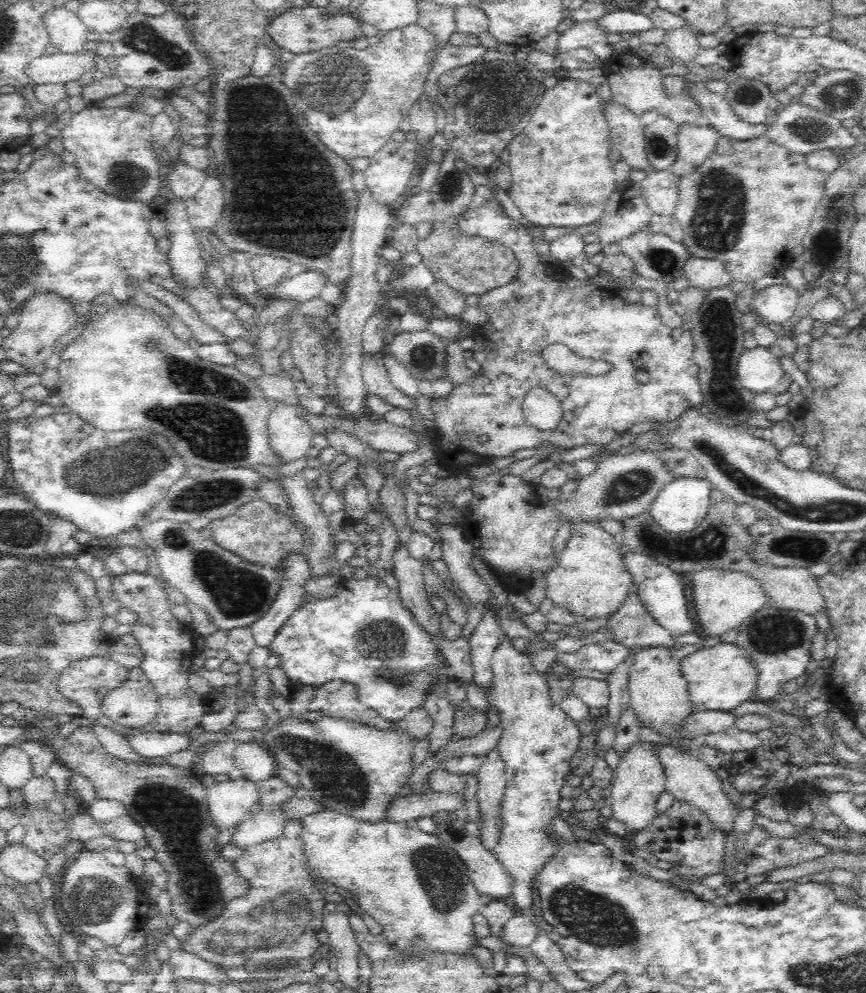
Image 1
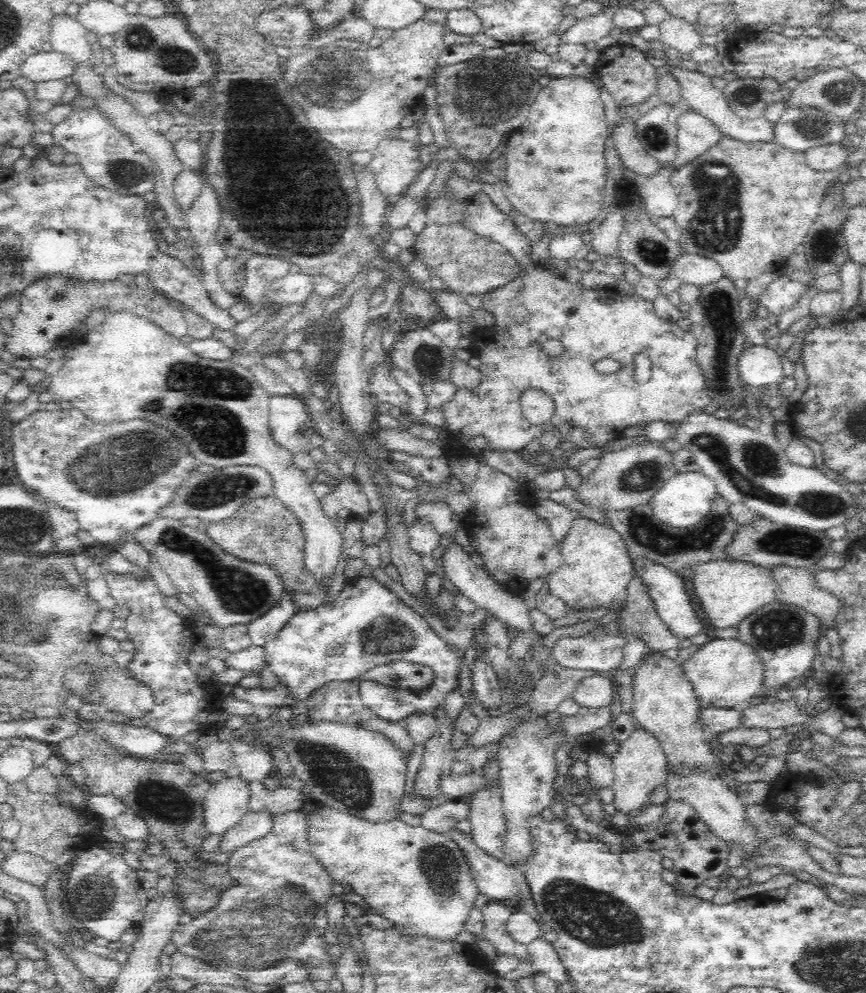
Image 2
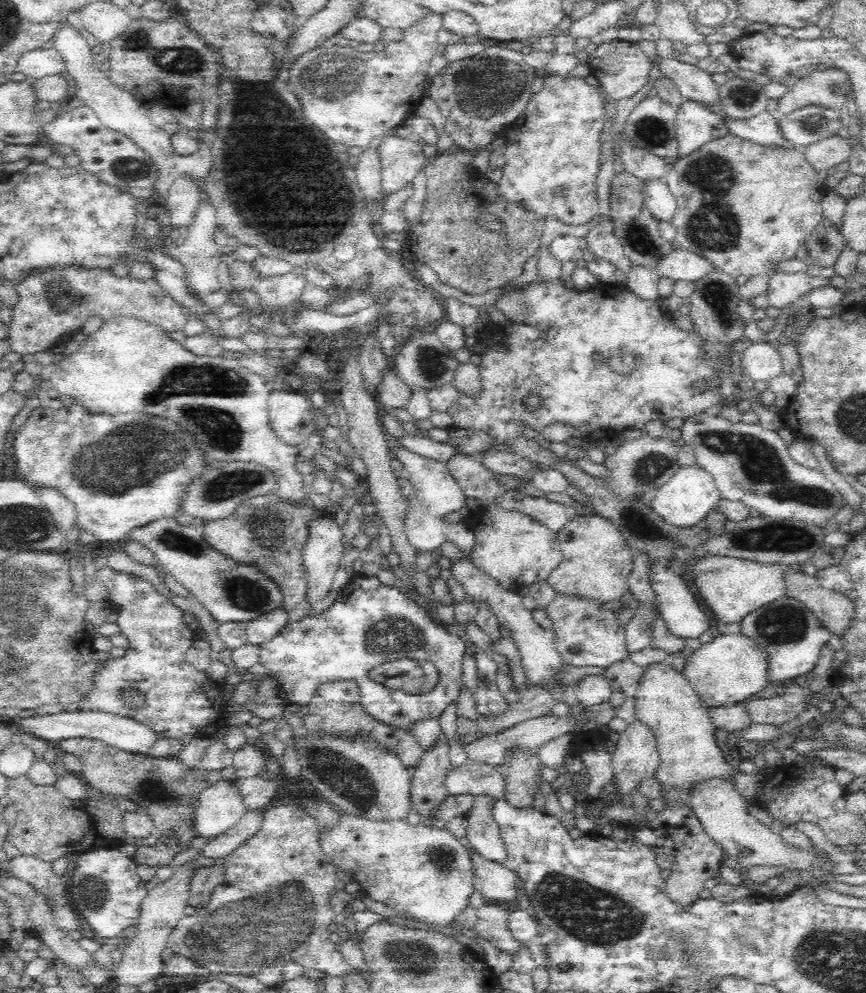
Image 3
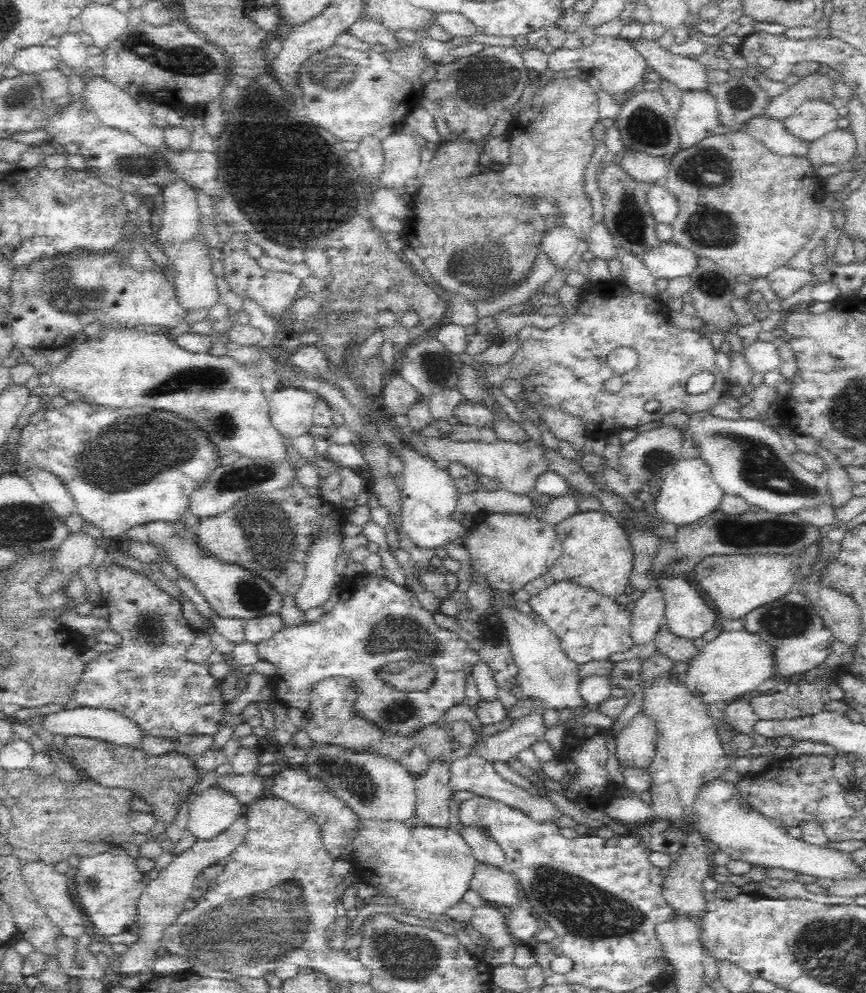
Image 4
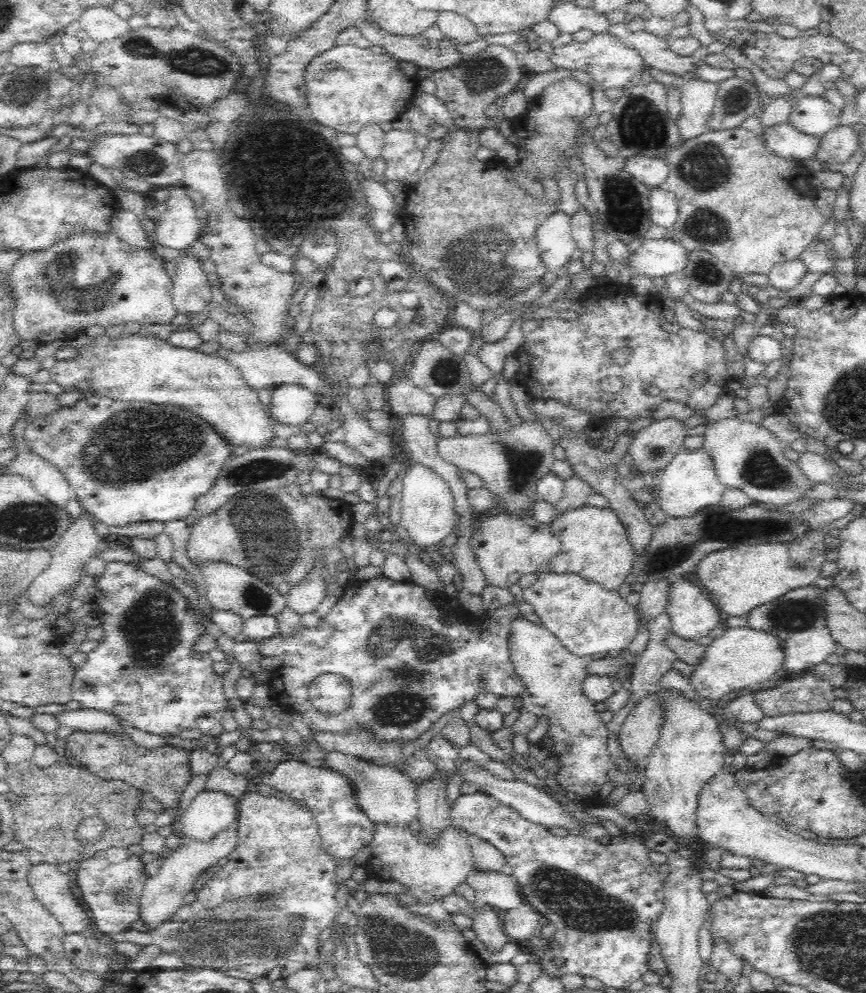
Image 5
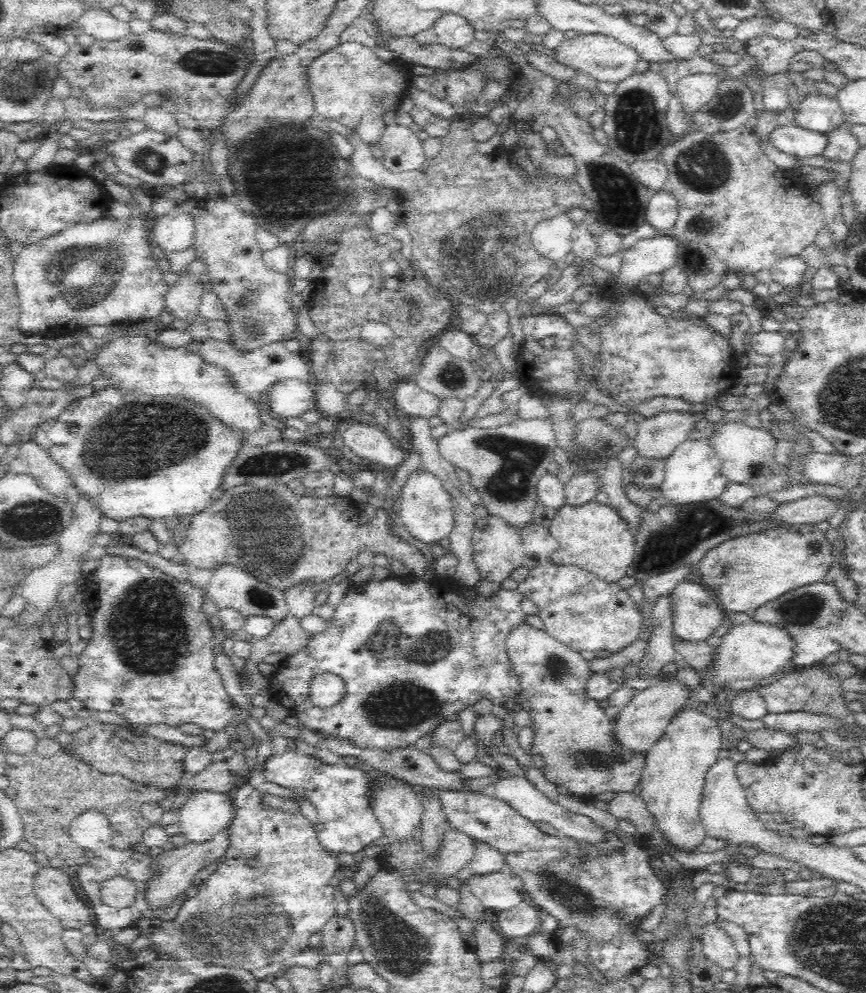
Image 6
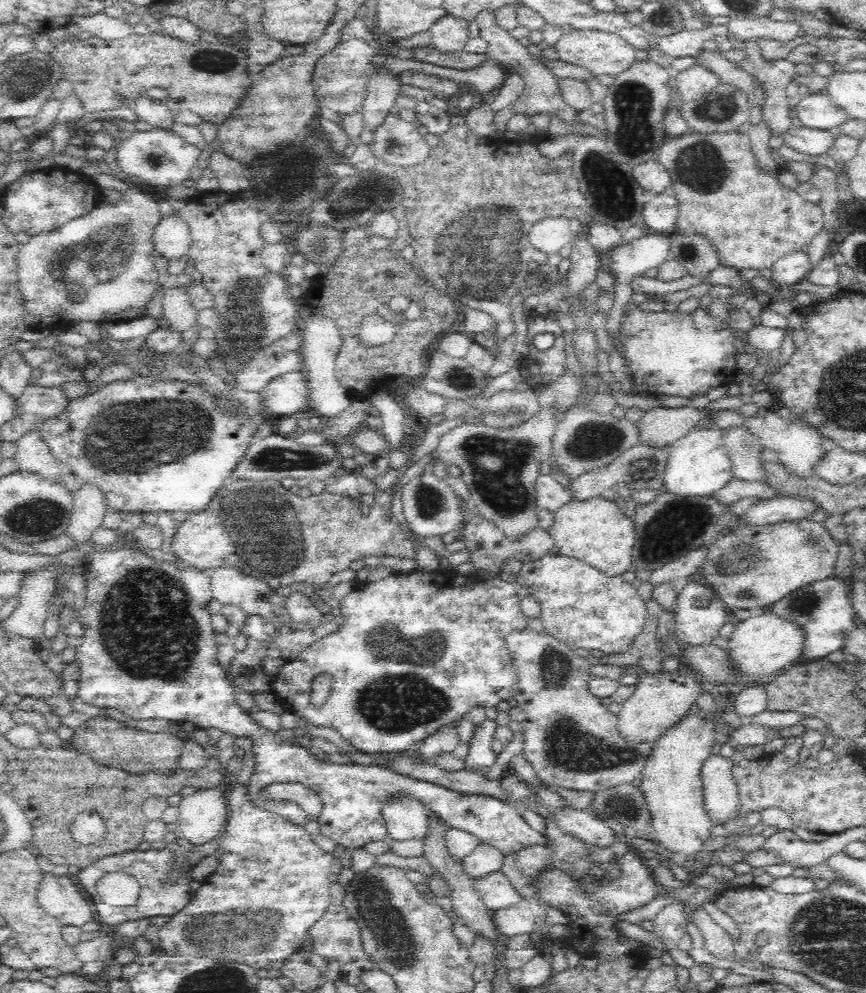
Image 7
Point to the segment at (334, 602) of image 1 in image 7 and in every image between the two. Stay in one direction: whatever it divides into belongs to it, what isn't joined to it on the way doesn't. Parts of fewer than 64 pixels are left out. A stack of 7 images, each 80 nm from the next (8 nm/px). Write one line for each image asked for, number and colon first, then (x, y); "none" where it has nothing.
2: (369, 626)
3: (376, 623)
4: (381, 622)
5: (409, 658)
6: (412, 653)
7: (417, 651)

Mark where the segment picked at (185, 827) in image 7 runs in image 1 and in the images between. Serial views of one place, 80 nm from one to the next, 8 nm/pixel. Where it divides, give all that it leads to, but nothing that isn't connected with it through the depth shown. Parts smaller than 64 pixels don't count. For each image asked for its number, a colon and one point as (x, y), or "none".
1: (229, 802)
2: (226, 802)
3: (218, 807)
4: (211, 811)
5: (209, 812)
6: (205, 814)

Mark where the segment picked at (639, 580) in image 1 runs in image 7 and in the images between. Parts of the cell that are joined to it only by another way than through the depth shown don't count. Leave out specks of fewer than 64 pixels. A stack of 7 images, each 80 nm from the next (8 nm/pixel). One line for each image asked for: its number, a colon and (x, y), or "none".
2: (666, 589)
3: (685, 618)
4: (687, 615)
5: (693, 615)
6: (696, 613)
7: (699, 614)

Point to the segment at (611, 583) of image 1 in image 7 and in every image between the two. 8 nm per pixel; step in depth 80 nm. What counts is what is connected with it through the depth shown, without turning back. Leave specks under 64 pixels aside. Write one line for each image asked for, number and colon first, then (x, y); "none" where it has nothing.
2: (596, 567)
3: (597, 561)
4: (596, 552)
5: (594, 542)
6: (593, 535)
7: (597, 531)

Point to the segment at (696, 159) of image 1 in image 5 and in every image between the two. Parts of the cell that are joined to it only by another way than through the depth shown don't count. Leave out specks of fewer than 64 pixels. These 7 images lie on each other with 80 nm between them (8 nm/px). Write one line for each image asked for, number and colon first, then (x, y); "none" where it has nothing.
2: (695, 133)
3: (697, 123)
4: (697, 119)
5: (698, 95)

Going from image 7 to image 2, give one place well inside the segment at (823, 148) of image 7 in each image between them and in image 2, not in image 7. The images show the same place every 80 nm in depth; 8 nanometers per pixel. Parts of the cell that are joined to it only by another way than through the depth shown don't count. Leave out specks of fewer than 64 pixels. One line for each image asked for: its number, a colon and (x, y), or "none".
2: (697, 91)
3: (764, 129)
4: (773, 134)
5: (784, 140)
6: (789, 138)

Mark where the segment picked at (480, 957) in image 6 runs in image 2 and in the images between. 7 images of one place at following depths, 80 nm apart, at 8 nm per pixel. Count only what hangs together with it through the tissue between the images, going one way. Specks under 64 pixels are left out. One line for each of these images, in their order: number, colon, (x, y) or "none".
2: (495, 915)
3: (492, 925)
4: (490, 922)
5: (486, 922)

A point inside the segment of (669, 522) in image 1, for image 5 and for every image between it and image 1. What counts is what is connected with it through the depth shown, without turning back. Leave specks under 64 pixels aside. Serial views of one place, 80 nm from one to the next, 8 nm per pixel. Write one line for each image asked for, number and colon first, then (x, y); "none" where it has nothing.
2: (684, 500)
3: (683, 501)
4: (689, 493)
5: (689, 483)

